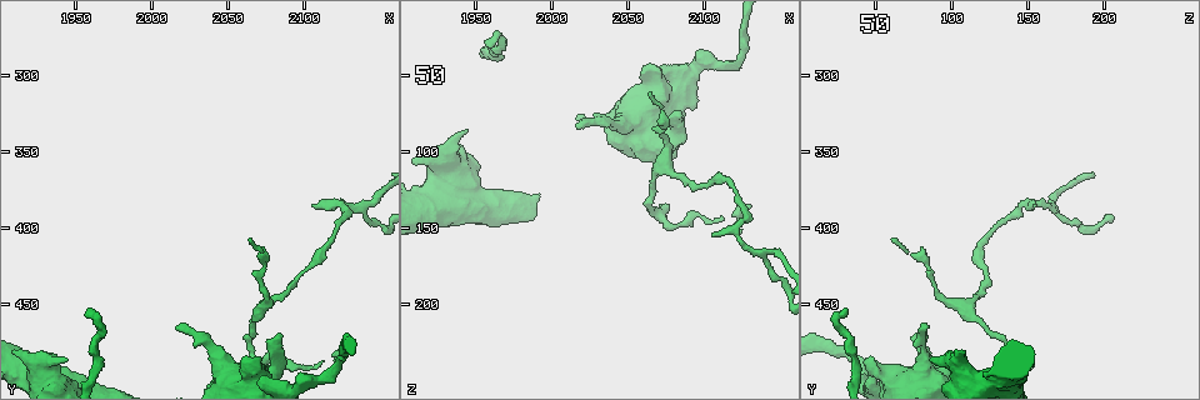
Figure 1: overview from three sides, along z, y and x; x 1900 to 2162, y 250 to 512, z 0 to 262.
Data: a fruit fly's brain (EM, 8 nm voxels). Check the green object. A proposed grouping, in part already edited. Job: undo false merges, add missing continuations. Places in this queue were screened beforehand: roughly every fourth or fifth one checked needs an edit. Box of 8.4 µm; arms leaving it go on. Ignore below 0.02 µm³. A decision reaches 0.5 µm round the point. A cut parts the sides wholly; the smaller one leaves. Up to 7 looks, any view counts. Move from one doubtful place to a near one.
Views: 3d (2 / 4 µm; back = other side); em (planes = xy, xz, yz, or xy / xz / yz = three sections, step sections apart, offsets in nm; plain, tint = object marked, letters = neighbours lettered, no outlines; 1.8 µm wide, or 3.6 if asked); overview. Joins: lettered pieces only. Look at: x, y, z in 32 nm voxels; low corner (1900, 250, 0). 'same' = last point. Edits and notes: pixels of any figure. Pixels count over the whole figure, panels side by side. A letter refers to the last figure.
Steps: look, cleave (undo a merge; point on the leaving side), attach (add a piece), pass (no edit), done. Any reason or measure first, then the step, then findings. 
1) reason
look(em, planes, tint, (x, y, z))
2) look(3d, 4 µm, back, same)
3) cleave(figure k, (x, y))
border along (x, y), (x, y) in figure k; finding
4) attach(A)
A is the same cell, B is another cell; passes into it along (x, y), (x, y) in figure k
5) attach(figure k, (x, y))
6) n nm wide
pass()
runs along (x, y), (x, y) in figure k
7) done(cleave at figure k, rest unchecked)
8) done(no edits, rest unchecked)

free end
look(3d, 2 µm, (2084, 470, 72))

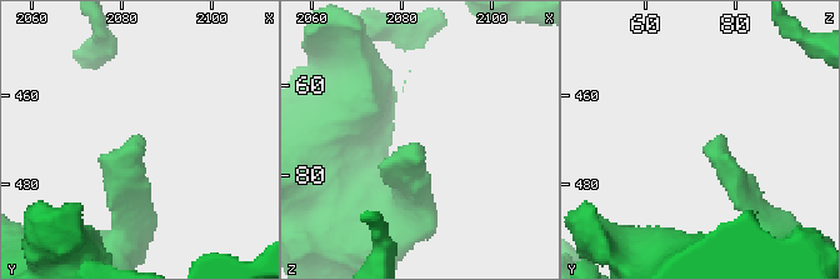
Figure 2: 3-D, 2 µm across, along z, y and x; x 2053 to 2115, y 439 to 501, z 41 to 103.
shape alone is not enough
look(em, 3.6 µm, xy, step 8, tint, (2084, 471, 73))

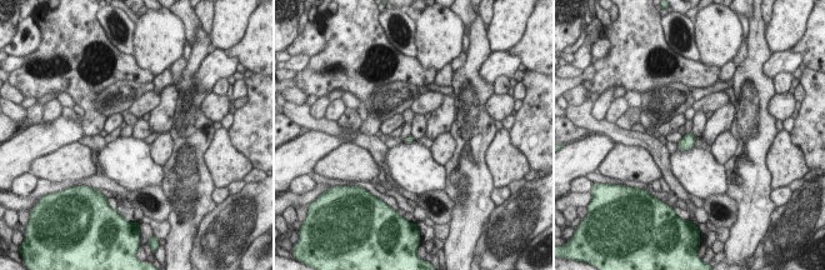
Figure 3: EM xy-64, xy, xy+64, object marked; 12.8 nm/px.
another direction
look(em, 3.6 µm, planes, letters, same)

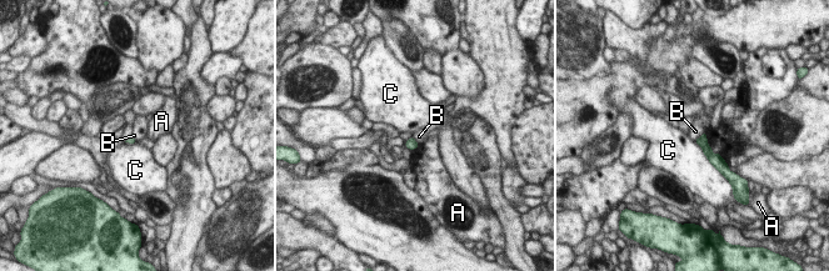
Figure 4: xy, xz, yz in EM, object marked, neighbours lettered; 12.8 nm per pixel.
pass()
A, B and C are other cells; border along (704, 131), (694, 140) in figure 4; none of them fits

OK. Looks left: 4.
side arm on a straight run
look(em, xz, step 16, tint, (2138, 386, 164))

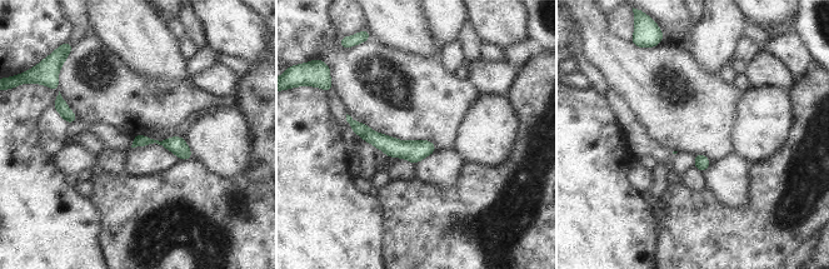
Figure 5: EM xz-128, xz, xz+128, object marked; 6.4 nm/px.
cut it another way
look(em, planes, letters, same)

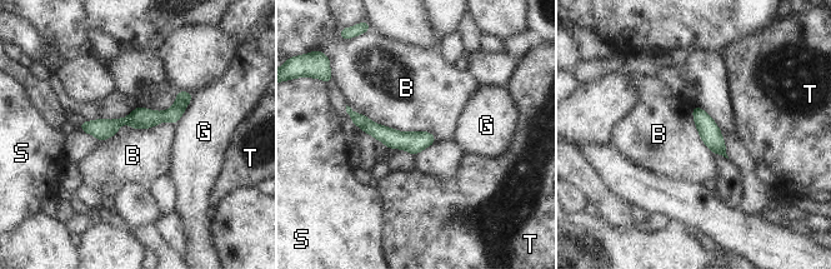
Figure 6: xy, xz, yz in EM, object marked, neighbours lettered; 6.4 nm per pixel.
pass()
B, G, S and T are other cells; runs along (188, 95), (169, 115), (84, 128) in figure 6; continuous, no second cell

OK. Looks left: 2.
thick end
look(3d, 4 µm, (1946, 488, 84))

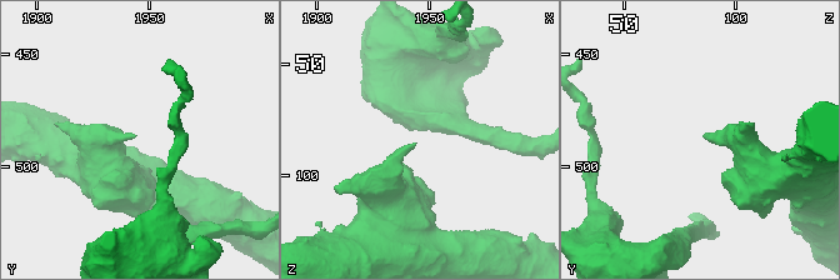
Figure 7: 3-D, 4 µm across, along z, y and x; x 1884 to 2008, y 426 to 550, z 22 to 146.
look(em, 3.6 µm, xz, step 16, letters, (1943, 486, 84))

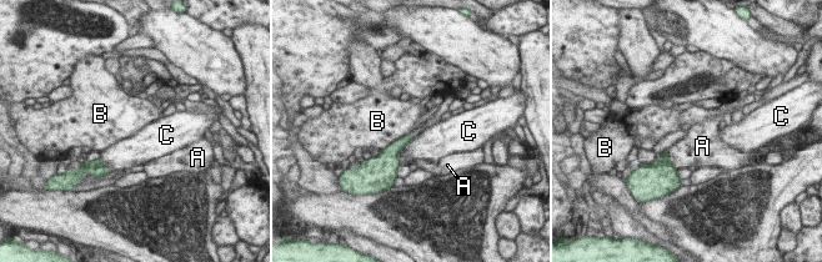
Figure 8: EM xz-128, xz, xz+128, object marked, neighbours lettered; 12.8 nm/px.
pass()
A, B and C are other cells; border along (414, 132), (395, 140), (381, 151) in figure 8; none of them fits

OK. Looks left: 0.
done(no edits, rest unchecked)

